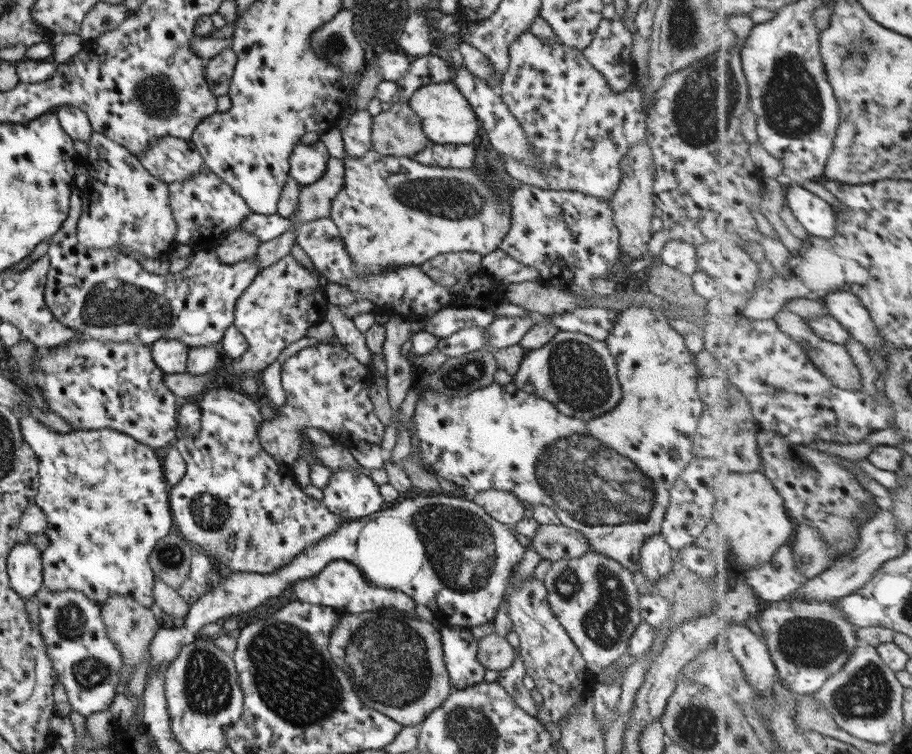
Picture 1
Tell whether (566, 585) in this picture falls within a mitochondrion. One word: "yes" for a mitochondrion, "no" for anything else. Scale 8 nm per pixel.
yes

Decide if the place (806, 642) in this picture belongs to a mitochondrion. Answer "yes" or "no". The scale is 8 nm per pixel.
yes

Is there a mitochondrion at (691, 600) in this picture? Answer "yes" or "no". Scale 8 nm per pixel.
no

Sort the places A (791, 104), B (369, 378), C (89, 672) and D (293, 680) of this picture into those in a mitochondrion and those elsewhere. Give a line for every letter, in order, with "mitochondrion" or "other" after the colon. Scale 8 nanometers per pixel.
A: mitochondrion
B: other
C: mitochondrion
D: mitochondrion

